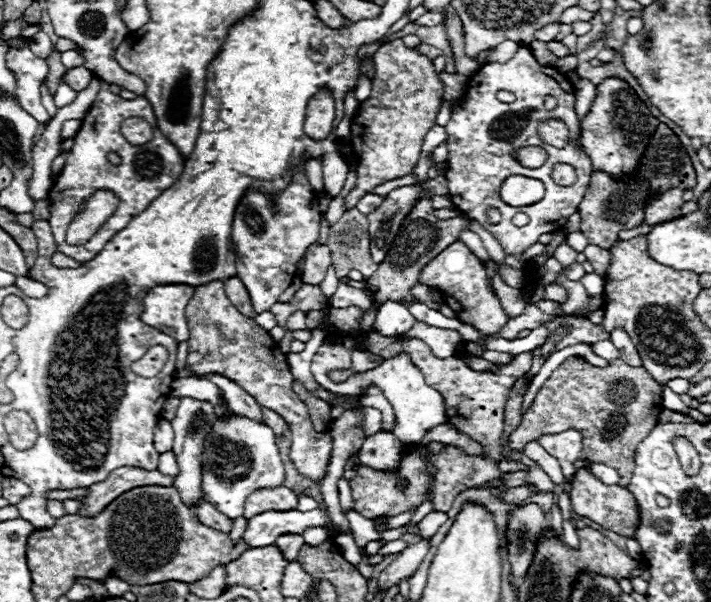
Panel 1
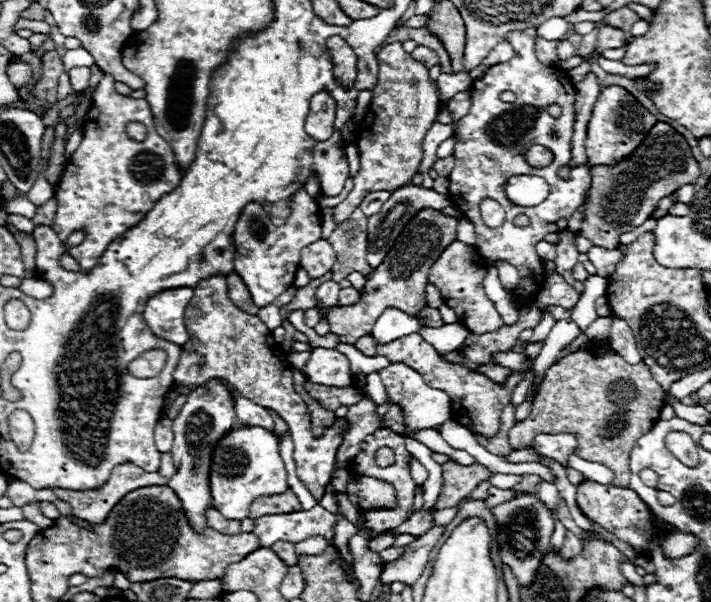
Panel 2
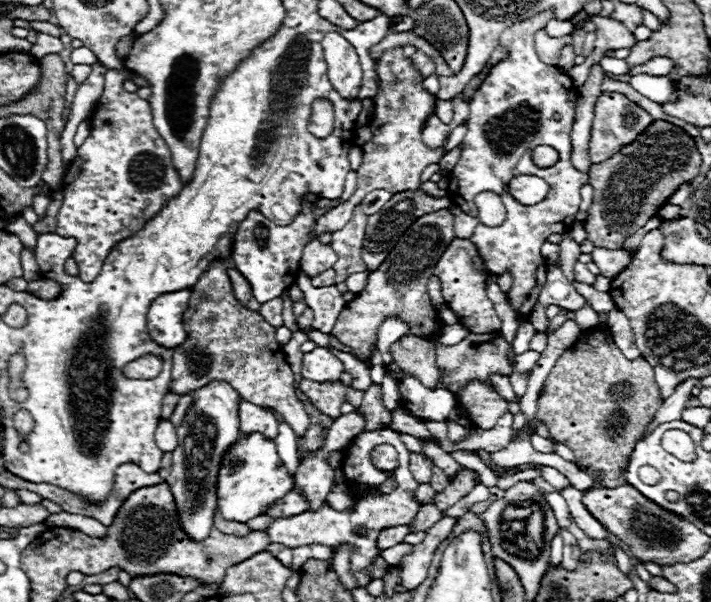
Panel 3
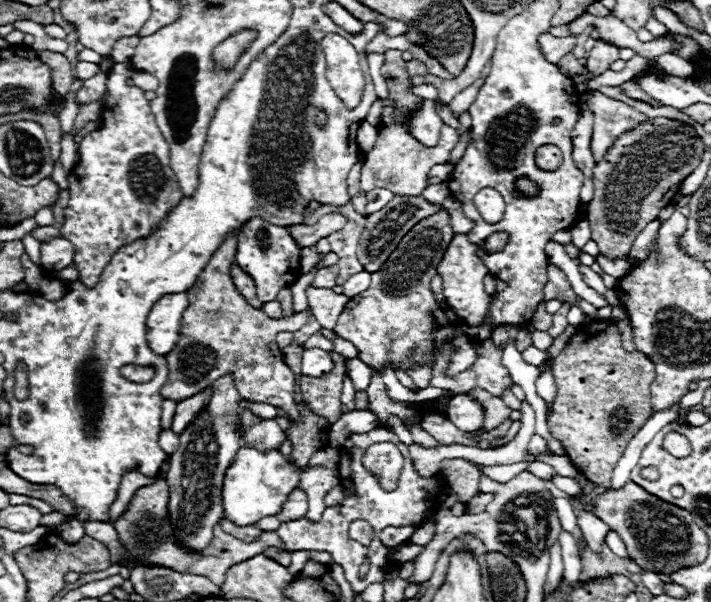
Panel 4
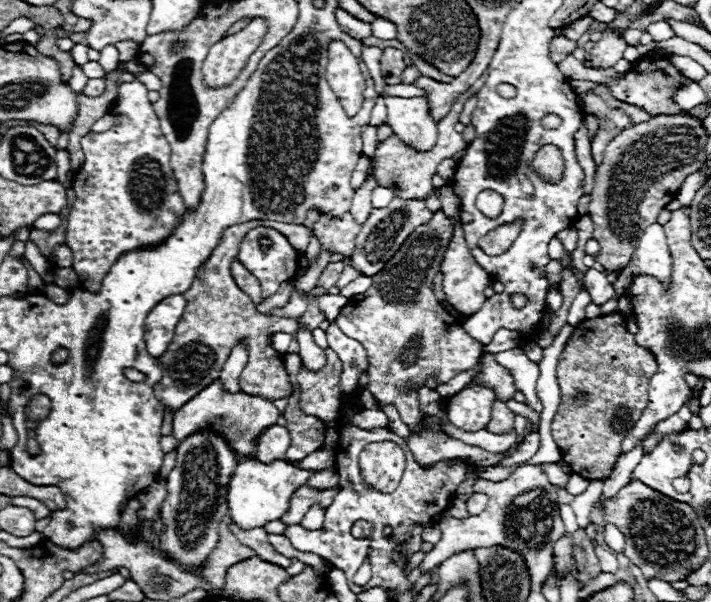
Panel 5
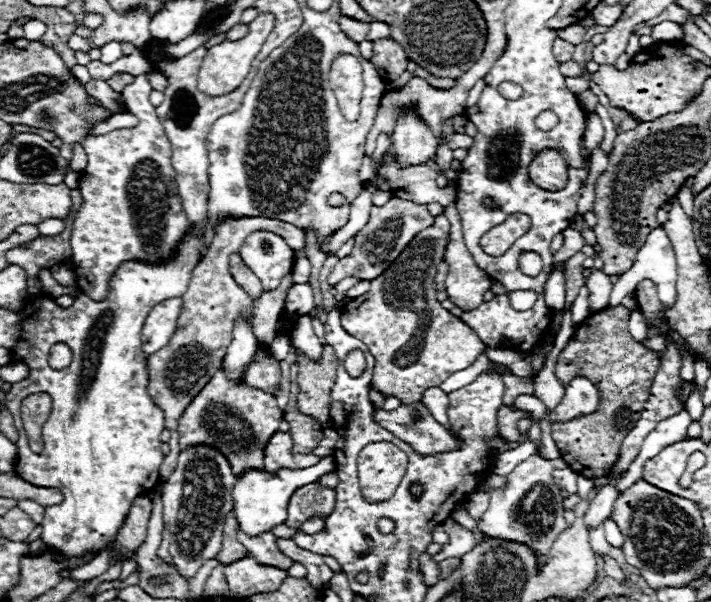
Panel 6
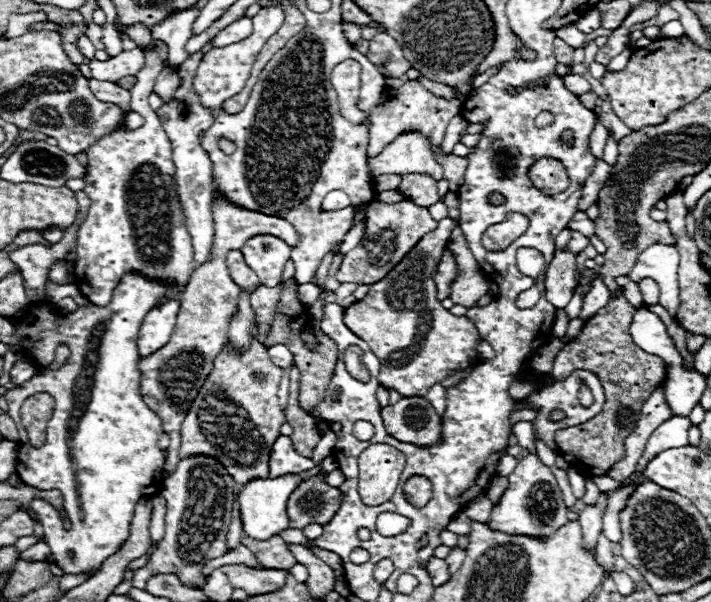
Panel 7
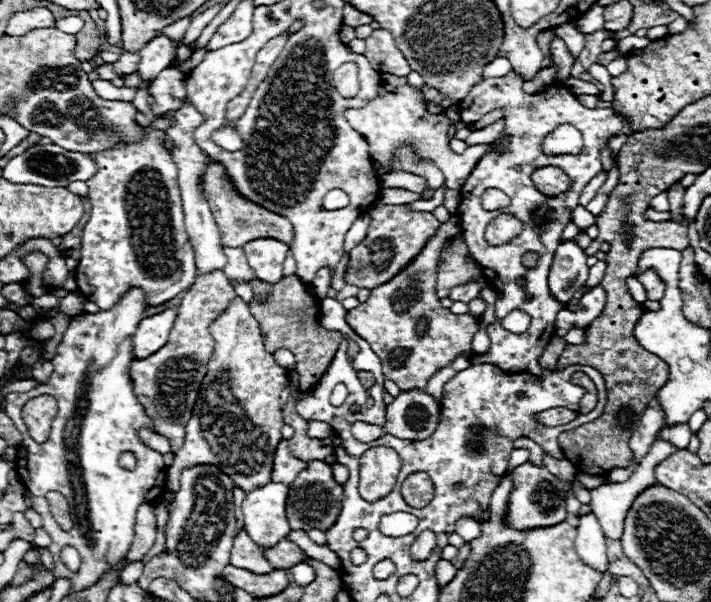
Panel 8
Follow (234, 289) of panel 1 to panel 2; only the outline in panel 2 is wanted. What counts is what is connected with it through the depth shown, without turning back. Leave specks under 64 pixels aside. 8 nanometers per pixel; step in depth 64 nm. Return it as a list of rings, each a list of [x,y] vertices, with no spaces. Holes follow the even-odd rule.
[[[230,272],[228,274],[228,288],[230,288],[230,296],[232,296],[232,302],[244,310],[244,312],[252,312],[252,314],[258,314],[258,306],[254,304],[252,296],[250,296],[250,290],[248,286],[244,284],[244,280],[240,280],[240,276],[236,272]]]

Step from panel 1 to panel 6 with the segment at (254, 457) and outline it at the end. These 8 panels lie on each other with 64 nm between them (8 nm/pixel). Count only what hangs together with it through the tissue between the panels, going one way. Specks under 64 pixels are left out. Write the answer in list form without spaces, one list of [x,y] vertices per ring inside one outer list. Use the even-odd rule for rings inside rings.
[[[332,456],[322,458],[316,466],[306,470],[280,470],[276,474],[270,474],[266,470],[250,470],[242,478],[238,478],[232,498],[234,498],[234,514],[240,524],[240,530],[248,536],[258,536],[262,532],[270,532],[274,526],[286,522],[286,506],[292,496],[292,492],[304,484],[316,482],[320,476],[332,472],[336,468],[336,462]]]

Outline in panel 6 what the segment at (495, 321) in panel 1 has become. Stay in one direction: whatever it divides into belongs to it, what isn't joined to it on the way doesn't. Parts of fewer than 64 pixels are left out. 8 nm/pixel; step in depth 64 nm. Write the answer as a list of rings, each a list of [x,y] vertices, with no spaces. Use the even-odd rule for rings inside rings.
[[[448,204],[444,210],[444,216],[450,220],[452,230],[450,230],[450,240],[446,246],[446,260],[452,272],[448,272],[446,280],[446,292],[448,300],[462,308],[462,310],[472,310],[478,308],[484,302],[484,292],[490,290],[490,276],[478,268],[474,262],[472,254],[468,252],[464,238],[462,238],[462,226],[460,226],[460,216],[456,210],[456,204]]]

